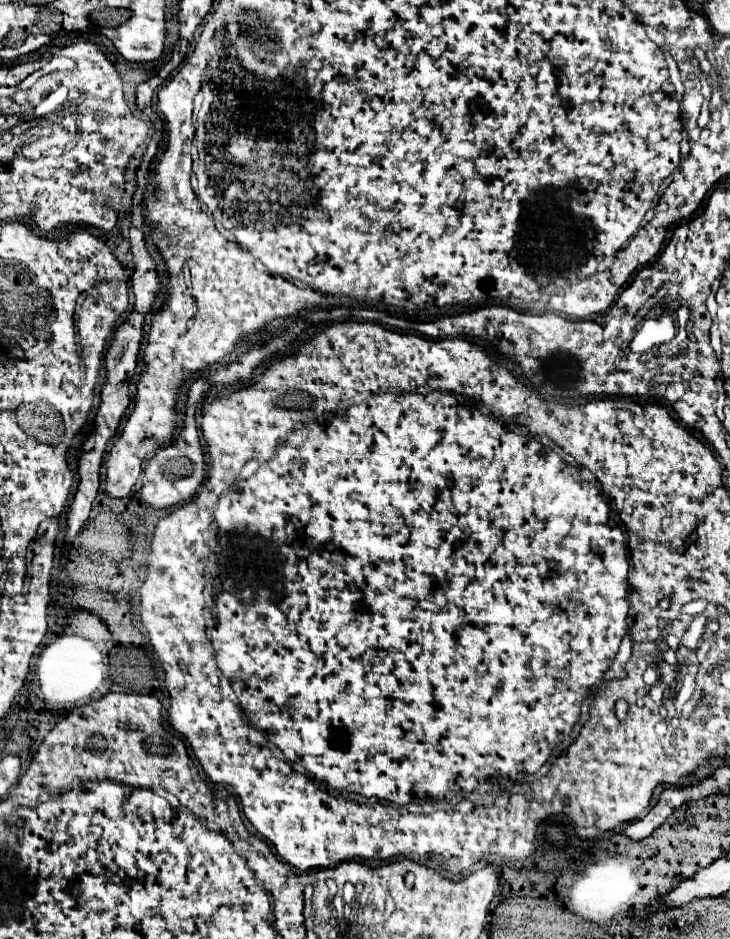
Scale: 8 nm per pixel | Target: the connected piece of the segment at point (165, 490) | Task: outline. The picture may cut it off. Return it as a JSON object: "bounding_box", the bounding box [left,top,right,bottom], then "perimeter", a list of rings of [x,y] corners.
{"bounding_box":[141,403,207,509],"perimeter":[[[193,403],[185,405],[185,417],[183,427],[177,431],[175,439],[167,447],[159,447],[157,453],[147,461],[143,469],[143,487],[141,487],[141,501],[155,507],[155,509],[167,509],[177,503],[193,499],[197,487],[203,481],[203,475],[207,471],[207,463],[203,457],[201,443],[197,439],[197,425],[195,425],[195,409]]]}

